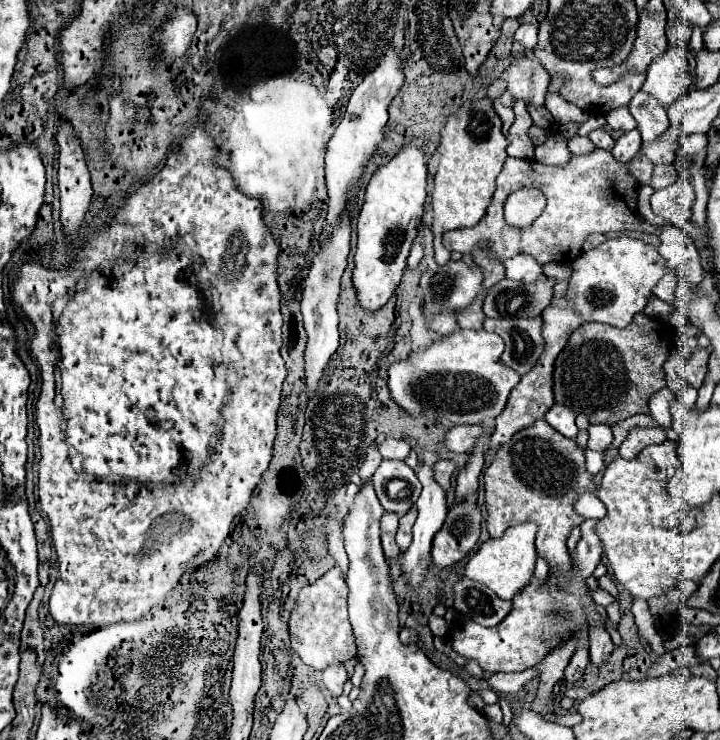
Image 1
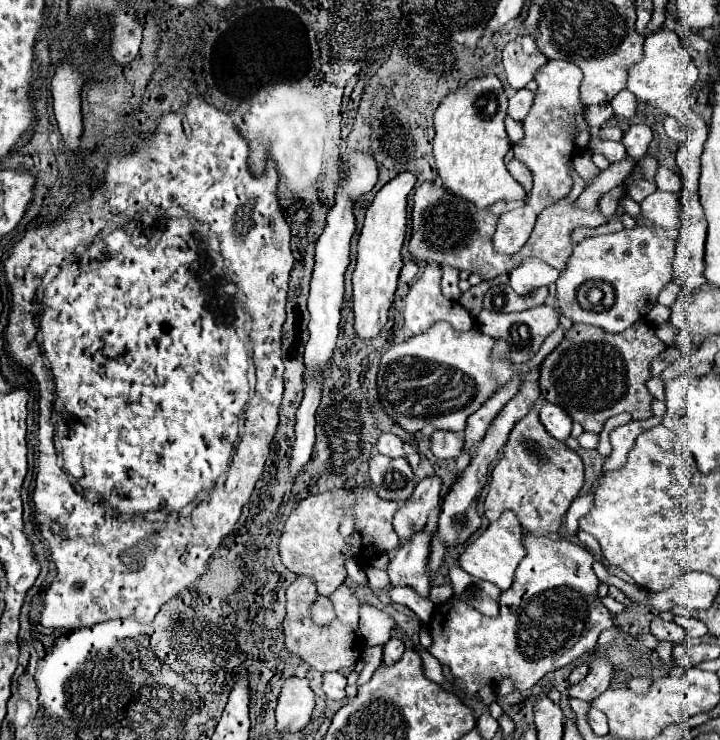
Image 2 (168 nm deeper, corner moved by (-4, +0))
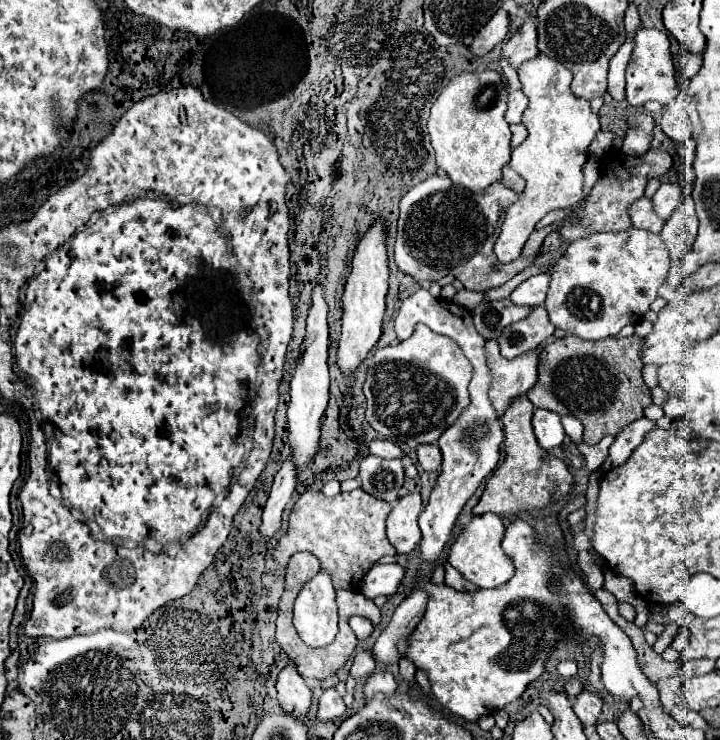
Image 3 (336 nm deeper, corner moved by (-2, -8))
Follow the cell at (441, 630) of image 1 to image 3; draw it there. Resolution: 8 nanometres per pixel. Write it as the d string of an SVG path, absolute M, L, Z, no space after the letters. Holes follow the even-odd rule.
M399 563L375 565L363 577L363 581L359 585L359 591L367 599L373 599L377 595L395 595L403 577L405 577L405 569Z

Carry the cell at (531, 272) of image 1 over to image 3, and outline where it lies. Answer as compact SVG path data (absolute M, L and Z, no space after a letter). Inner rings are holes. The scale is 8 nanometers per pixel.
M539 273L535 277L529 277L527 281L523 281L513 293L511 293L511 301L515 305L543 305L543 299L547 295L547 287L549 287L549 275L547 273Z

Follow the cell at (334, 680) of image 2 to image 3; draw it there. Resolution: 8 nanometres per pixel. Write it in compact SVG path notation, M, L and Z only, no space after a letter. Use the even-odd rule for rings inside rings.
M327 689L321 697L319 697L319 713L317 719L333 719L333 717L343 717L347 711L343 697L337 693L337 689Z

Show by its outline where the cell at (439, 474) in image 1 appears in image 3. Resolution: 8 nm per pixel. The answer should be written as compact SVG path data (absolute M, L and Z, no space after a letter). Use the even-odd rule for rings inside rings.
M411 493L399 499L387 517L387 537L397 549L397 553L411 553L419 539L419 515L423 513L423 501L419 493Z

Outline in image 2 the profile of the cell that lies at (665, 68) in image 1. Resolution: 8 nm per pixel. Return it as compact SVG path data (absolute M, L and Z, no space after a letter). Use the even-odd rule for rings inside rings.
M655 29L645 33L643 43L643 59L637 63L637 67L629 69L627 89L643 103L649 103L657 109L661 109L667 115L679 115L681 105L687 103L691 87L697 81L697 67L689 59L687 49L681 45L679 37L669 29Z

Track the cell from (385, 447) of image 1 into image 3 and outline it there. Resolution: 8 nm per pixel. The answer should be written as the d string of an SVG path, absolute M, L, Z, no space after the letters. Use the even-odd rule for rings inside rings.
M375 439L375 441L371 441L369 443L369 451L371 451L371 455L377 455L381 459L397 459L397 457L403 457L403 451L395 443L391 443L387 439Z

